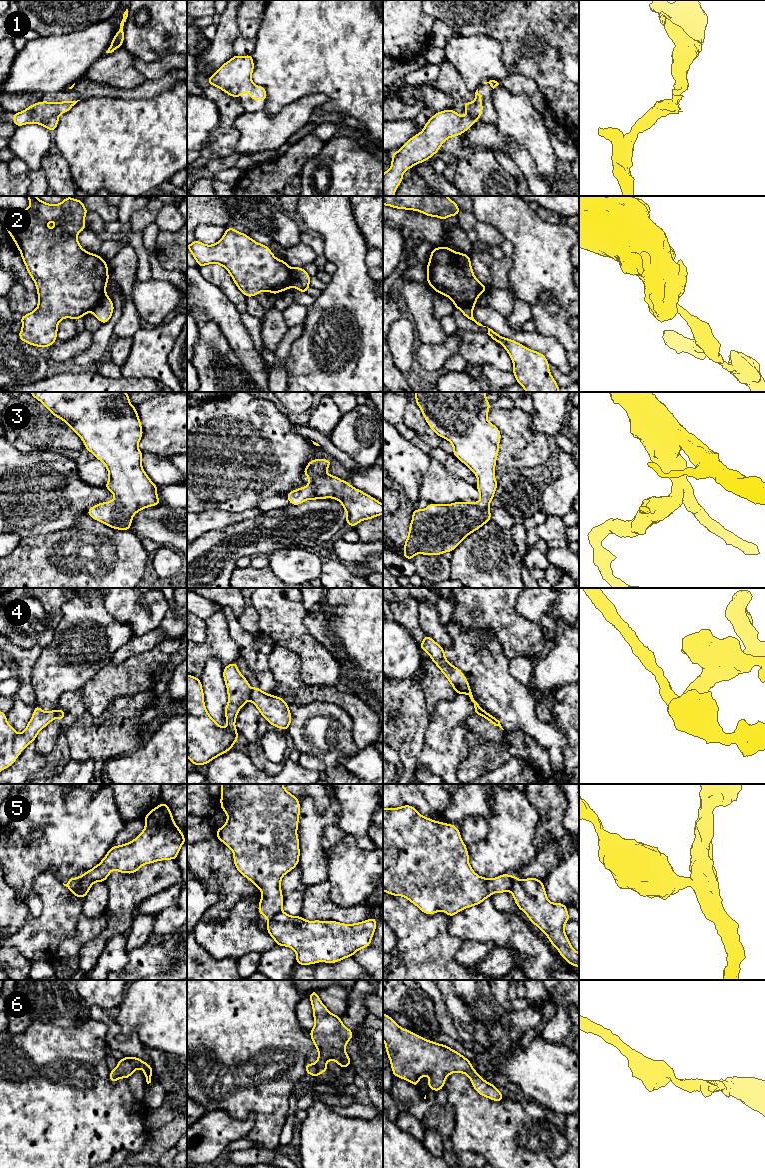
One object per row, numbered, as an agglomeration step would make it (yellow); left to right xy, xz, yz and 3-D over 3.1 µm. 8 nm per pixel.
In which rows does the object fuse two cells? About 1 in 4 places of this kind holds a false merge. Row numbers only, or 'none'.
2, 4, 5

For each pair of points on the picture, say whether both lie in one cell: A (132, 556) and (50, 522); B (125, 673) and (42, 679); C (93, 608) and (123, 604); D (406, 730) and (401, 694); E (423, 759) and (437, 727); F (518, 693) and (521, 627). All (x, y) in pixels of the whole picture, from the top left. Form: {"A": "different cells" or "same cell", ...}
{"A": "different cells", "B": "different cells", "C": "different cells", "D": "same cell", "E": "same cell", "F": "different cells"}

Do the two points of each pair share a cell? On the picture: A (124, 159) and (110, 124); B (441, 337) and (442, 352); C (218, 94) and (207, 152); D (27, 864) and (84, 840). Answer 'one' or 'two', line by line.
A: one
B: two
C: one
D: one

